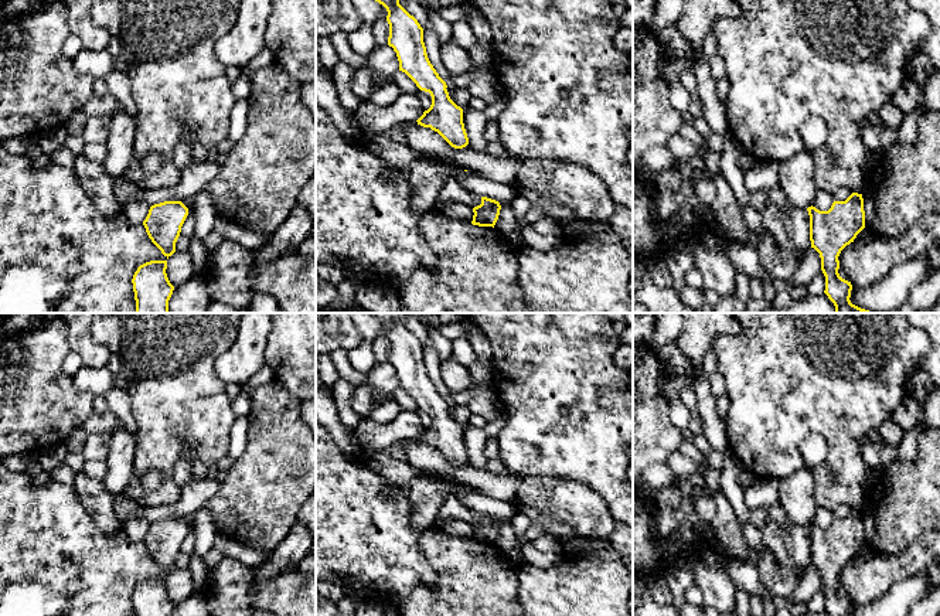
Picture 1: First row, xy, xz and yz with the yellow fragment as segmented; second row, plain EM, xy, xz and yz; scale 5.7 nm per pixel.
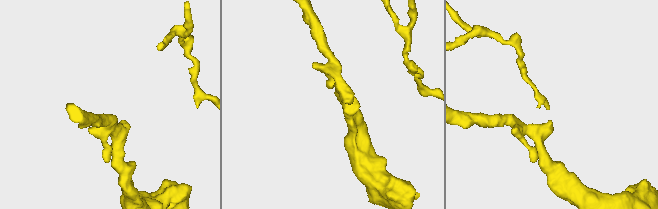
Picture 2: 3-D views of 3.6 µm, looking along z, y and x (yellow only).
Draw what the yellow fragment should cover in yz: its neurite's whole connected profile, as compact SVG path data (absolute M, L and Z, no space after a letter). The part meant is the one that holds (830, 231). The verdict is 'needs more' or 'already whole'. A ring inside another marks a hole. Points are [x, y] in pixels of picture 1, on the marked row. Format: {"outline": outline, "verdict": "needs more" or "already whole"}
{"outline": "M852 193L845 201L834 201L828 211L813 205L807 211L811 248L820 253L824 293L834 303L835 313L873 313L851 303L852 285L838 273L841 251L865 228L862 194Z", "verdict": "already whole"}

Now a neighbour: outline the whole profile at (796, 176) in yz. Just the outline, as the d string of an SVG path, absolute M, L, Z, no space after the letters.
M807 150L779 161L779 187L791 205L808 208L814 204L818 191L814 174L814 161Z

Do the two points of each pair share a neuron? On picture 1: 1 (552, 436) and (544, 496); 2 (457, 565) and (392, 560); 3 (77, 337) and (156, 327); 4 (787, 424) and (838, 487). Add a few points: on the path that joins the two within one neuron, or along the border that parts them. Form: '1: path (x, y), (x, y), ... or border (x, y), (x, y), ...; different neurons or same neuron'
1: border (523, 475), (559, 475), (579, 483); different neurons
2: border (422, 531), (419, 548), (436, 581), (411, 591); different neurons
3: border (89, 327), (92, 340), (109, 353); different neurons
4: path (811, 424), (820, 424), (838, 442), (838, 463); same neuron

